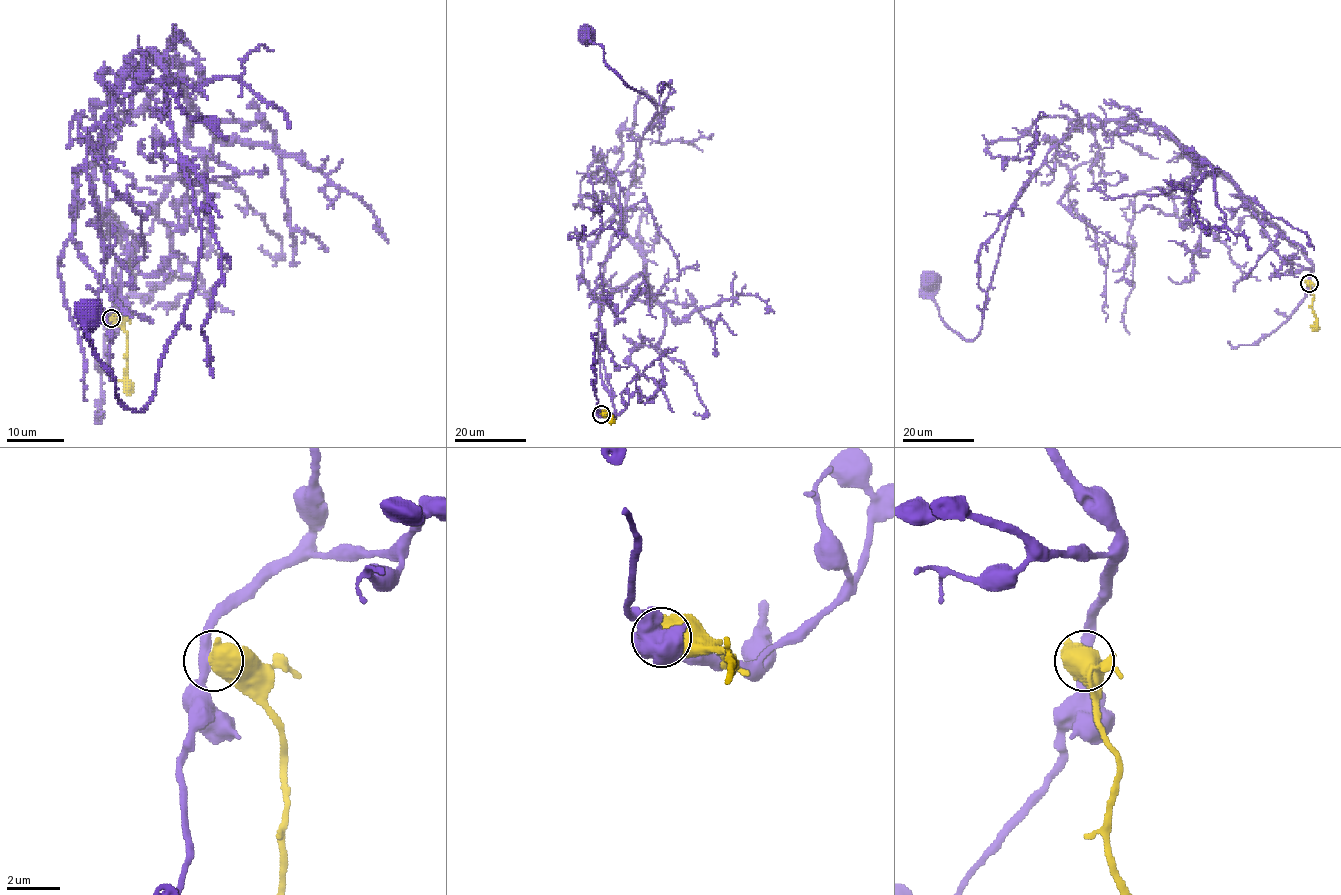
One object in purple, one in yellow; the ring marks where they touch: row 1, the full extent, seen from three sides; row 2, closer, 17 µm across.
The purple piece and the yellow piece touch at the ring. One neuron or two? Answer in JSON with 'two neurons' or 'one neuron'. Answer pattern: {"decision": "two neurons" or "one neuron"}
{"decision": "two neurons"}

